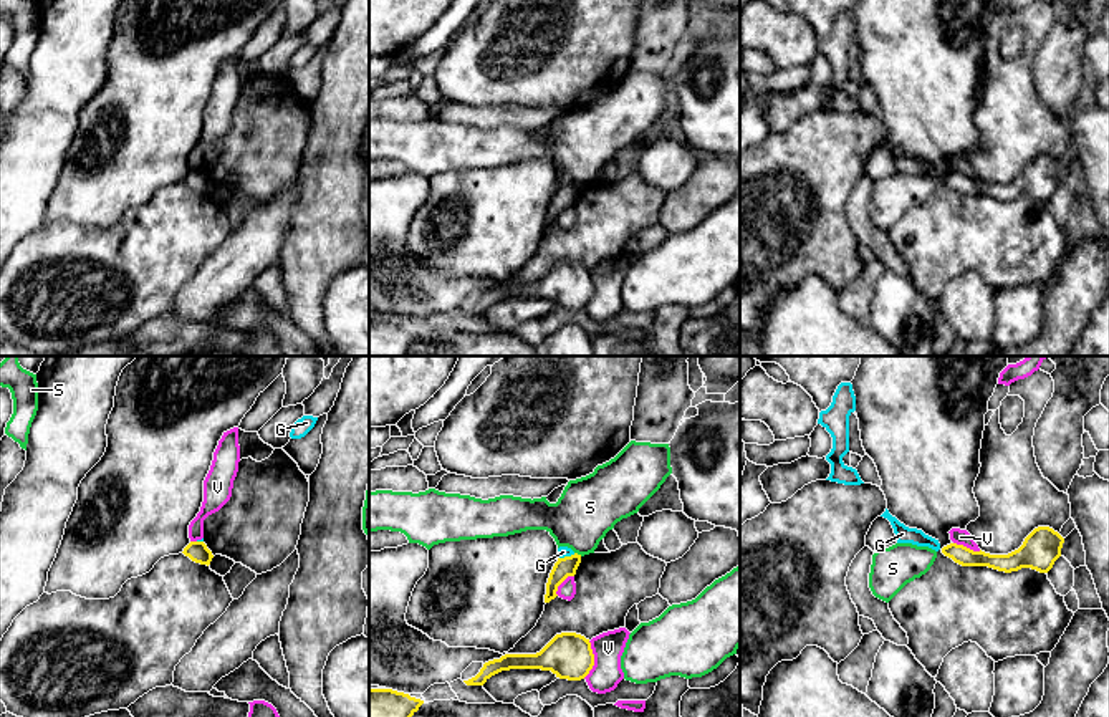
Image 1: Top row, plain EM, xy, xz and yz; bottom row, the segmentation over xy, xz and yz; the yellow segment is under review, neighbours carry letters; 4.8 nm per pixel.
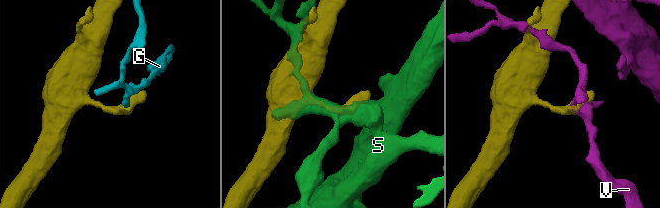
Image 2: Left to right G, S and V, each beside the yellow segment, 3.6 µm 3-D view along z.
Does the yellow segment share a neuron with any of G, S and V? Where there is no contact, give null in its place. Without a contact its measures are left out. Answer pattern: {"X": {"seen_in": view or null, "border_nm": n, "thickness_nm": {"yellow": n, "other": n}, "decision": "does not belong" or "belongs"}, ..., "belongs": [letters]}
{"G": {"seen_in": "xz", "border_nm": 80, "thickness_nm": {"yellow": 100, "other": 50}, "decision": "does not belong"}, "S": {"seen_in": "xz", "border_nm": 40, "thickness_nm": {"yellow": 100, "other": 300}, "decision": "does not belong"}, "V": {"seen_in": "xz", "border_nm": 190, "thickness_nm": {"yellow": 220, "other": 150}, "decision": "does not belong"}, "belongs": []}

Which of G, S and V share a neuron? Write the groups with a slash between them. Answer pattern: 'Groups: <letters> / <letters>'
Groups: G / S / V

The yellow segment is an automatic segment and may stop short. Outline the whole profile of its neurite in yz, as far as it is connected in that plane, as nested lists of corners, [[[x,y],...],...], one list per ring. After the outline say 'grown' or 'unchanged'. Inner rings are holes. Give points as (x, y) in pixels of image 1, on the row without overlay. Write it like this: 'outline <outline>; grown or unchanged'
outline [[[1049,156],[1035,157],[1023,174],[1008,184],[990,184],[973,180],[963,174],[950,172],[942,182],[962,195],[988,195],[998,200],[1011,202],[1021,197],[1031,197],[1048,202],[1061,185],[1064,167]]]; unchanged

